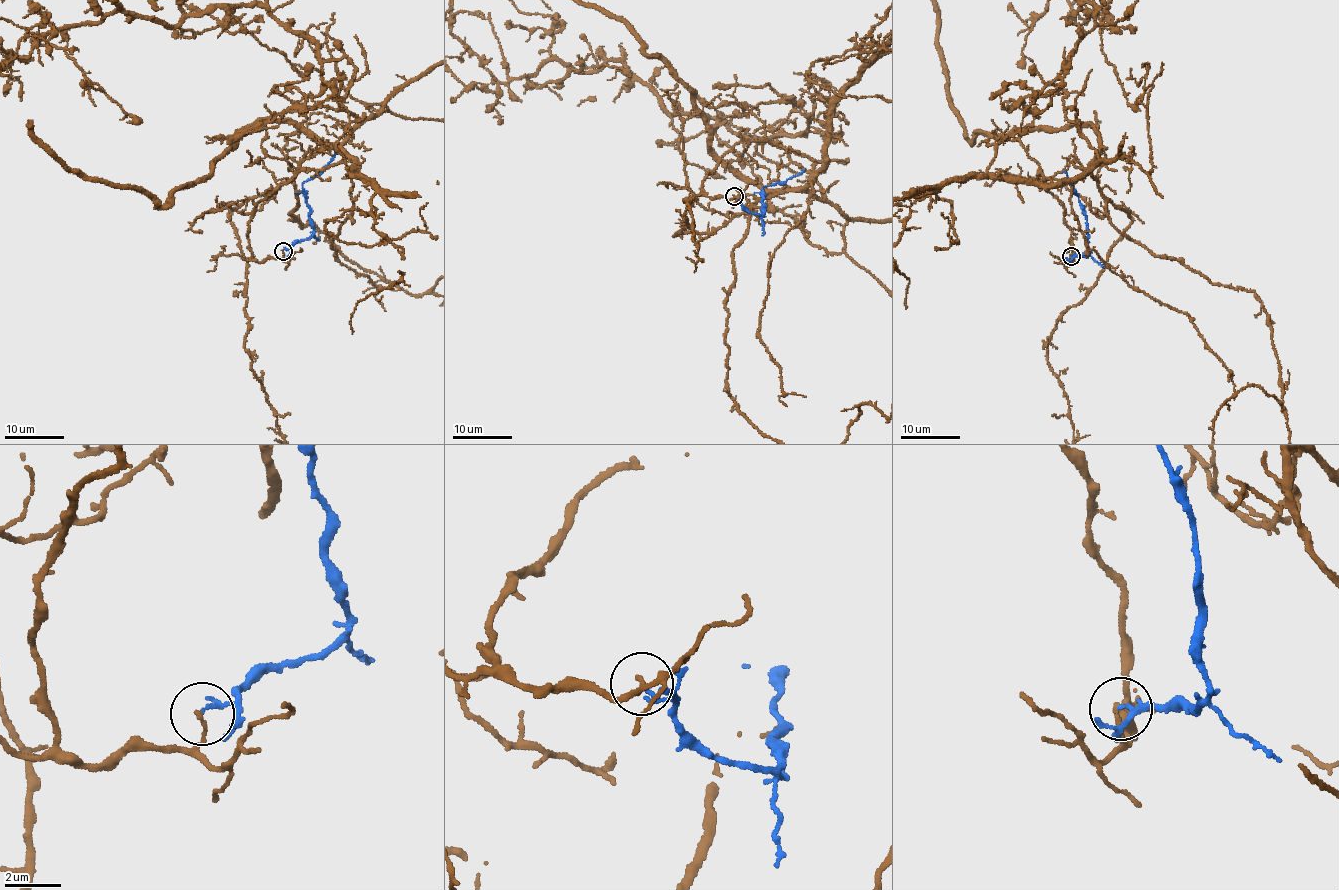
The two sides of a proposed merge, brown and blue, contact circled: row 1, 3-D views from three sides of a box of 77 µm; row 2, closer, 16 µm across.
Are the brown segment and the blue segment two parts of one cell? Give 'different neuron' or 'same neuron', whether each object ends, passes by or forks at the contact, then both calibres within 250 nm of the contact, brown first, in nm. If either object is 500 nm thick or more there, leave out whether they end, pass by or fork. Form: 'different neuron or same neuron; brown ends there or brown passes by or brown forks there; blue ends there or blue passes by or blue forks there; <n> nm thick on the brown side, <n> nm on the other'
different neuron; brown ends there; blue passes by; 120 nm thick on the brown side, 80 nm on the other

